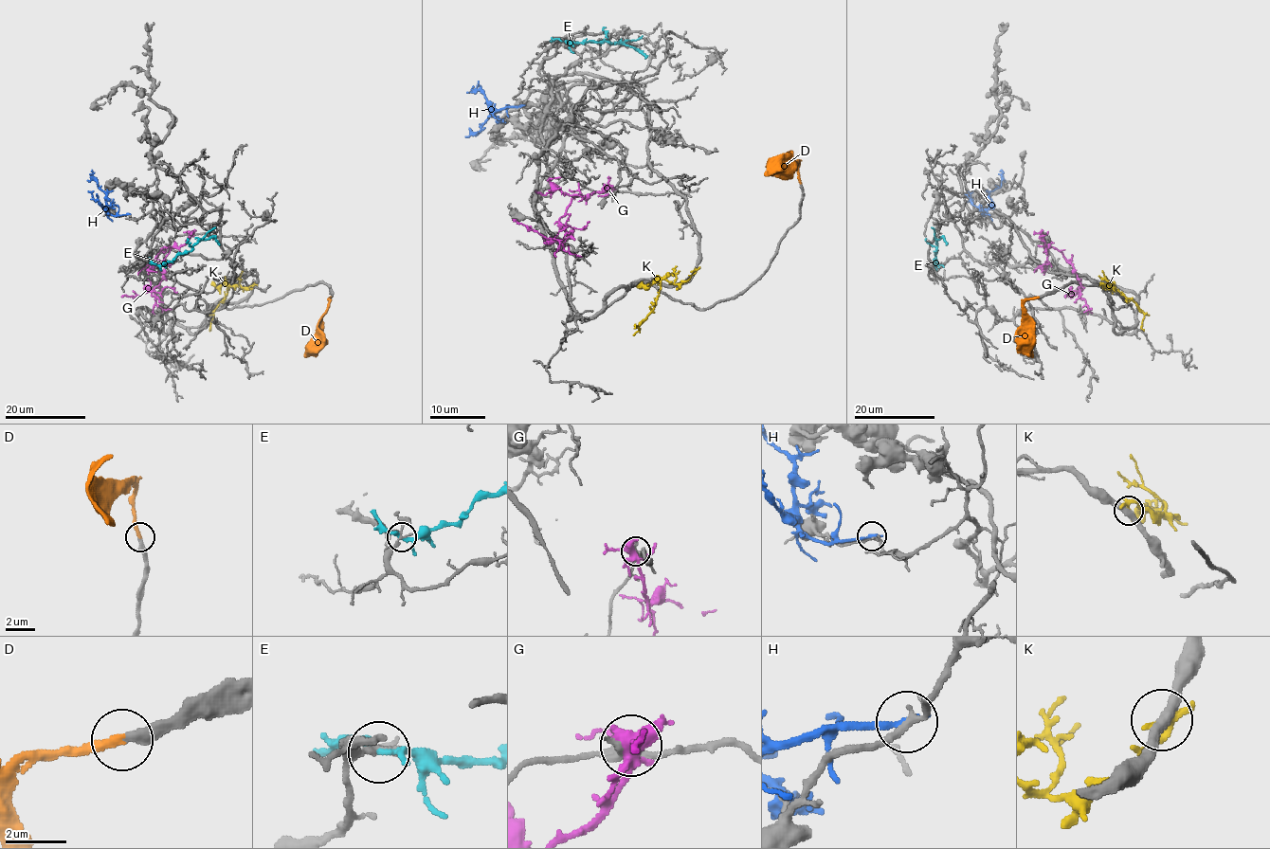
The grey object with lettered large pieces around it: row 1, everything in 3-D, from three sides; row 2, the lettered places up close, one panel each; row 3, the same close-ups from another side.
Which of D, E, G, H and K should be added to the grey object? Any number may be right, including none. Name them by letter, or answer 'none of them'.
D

